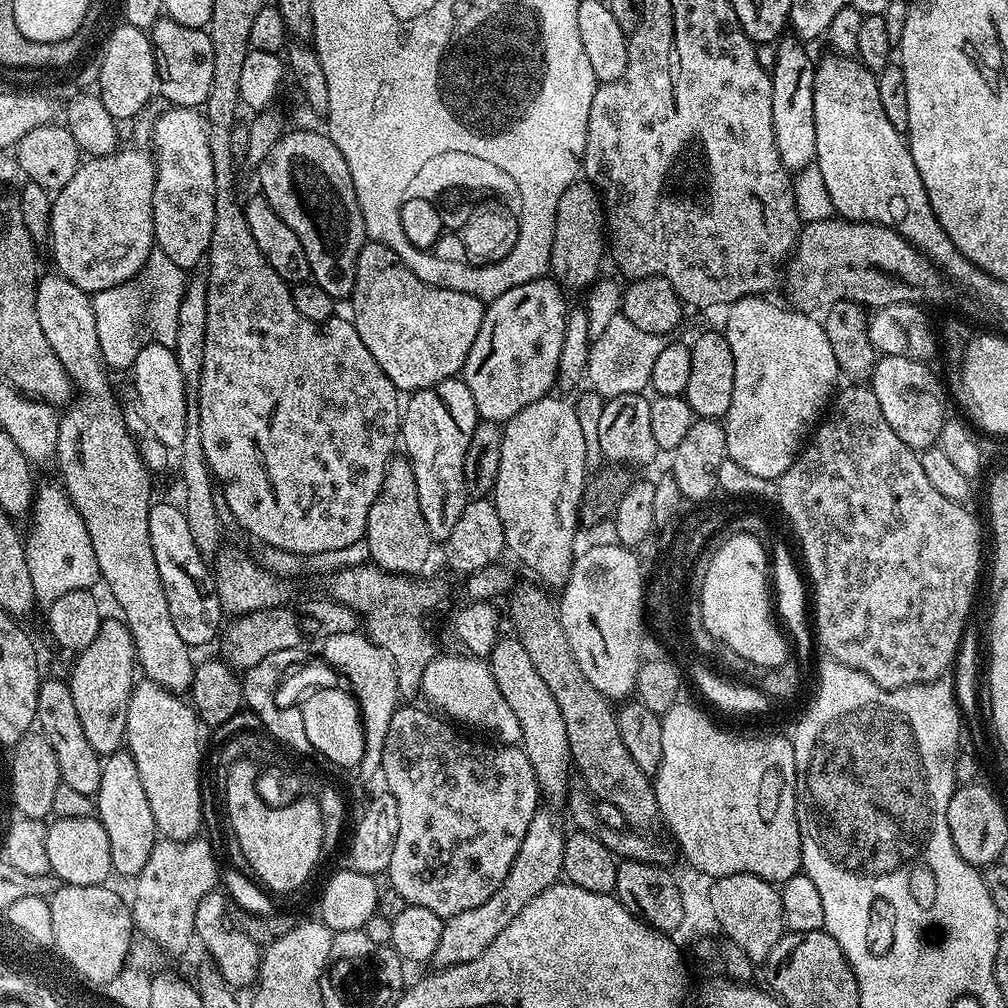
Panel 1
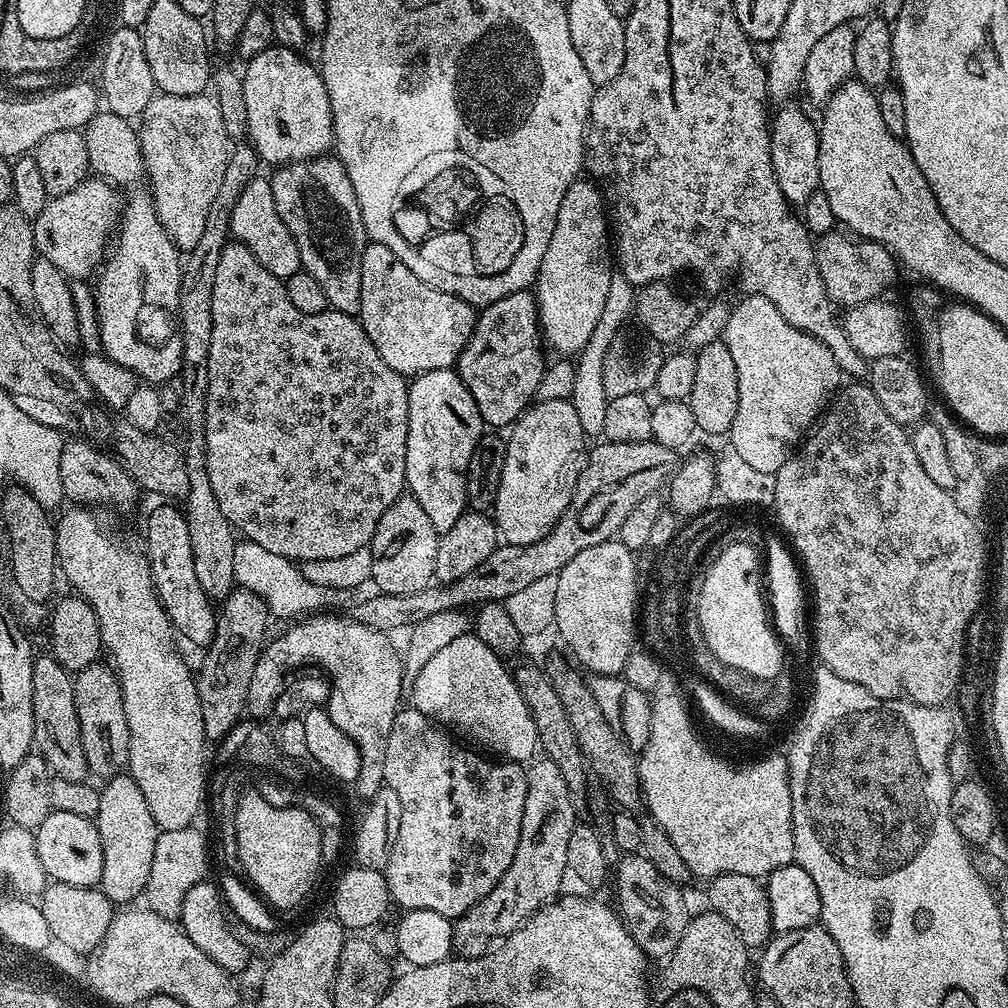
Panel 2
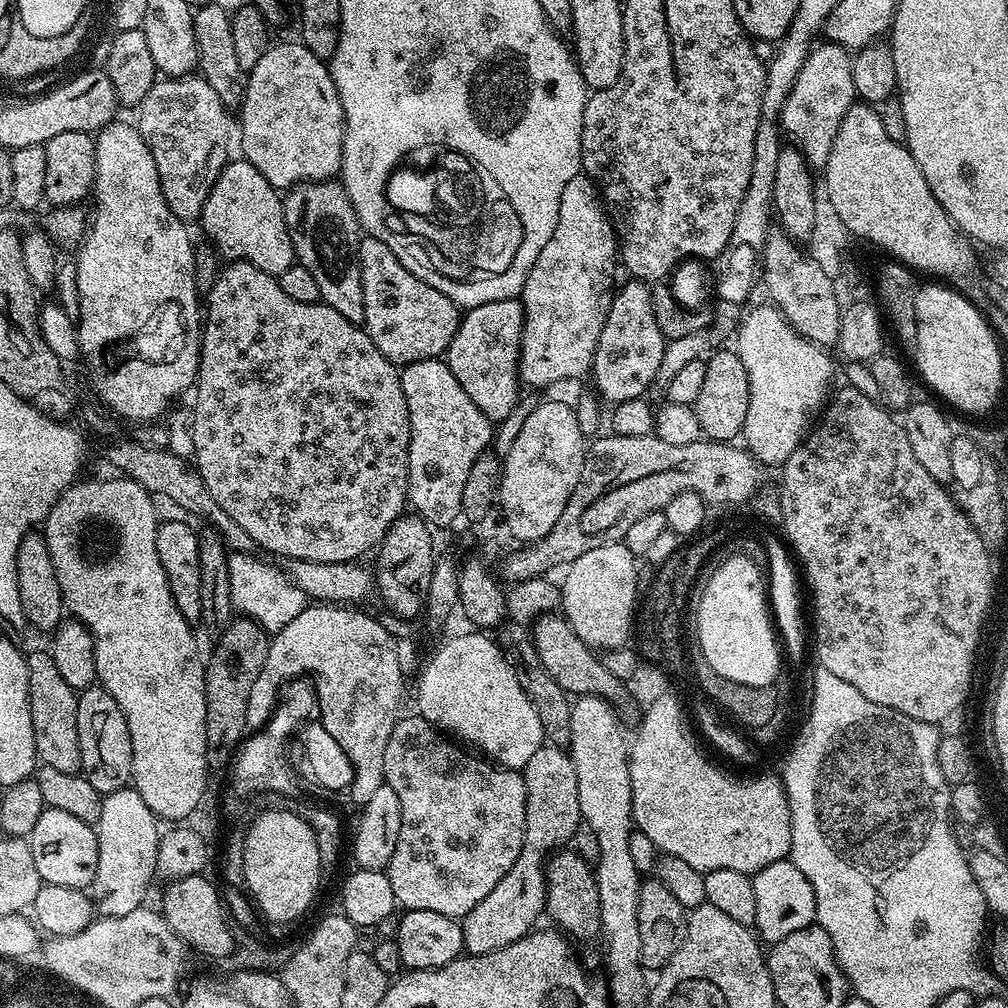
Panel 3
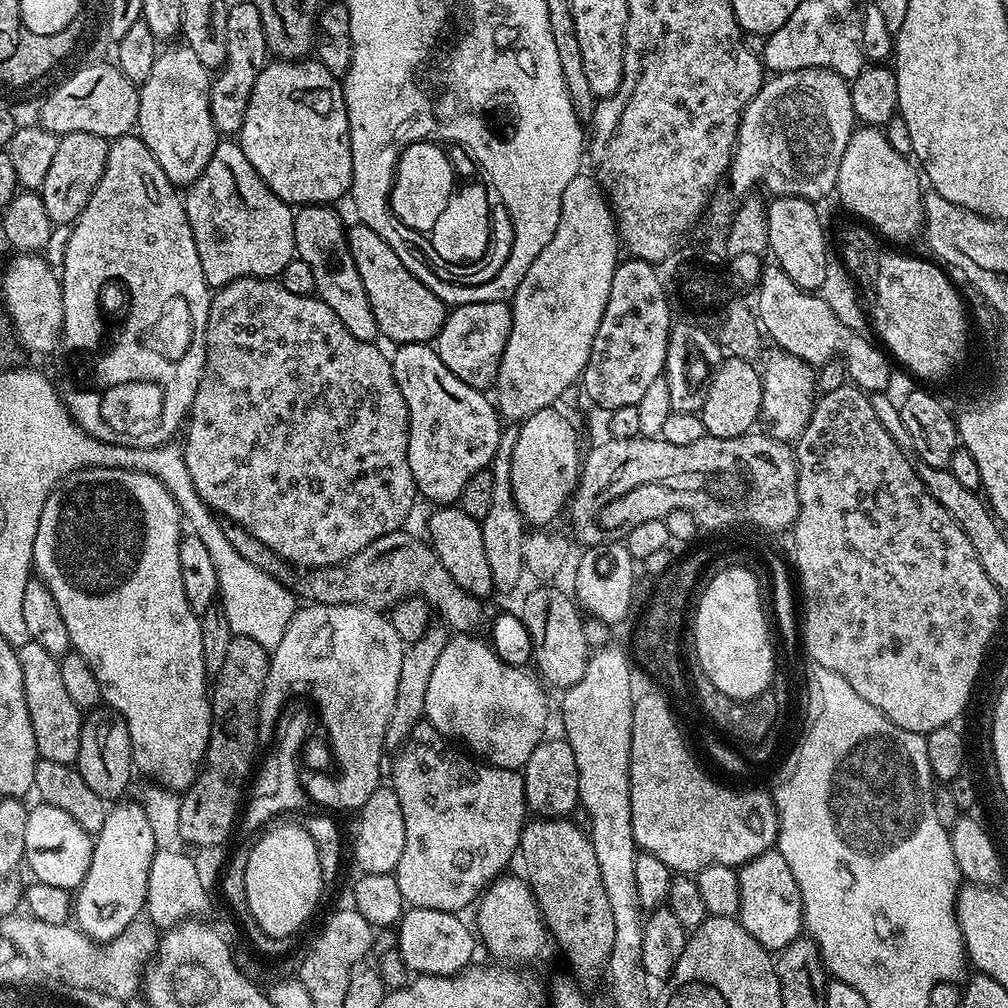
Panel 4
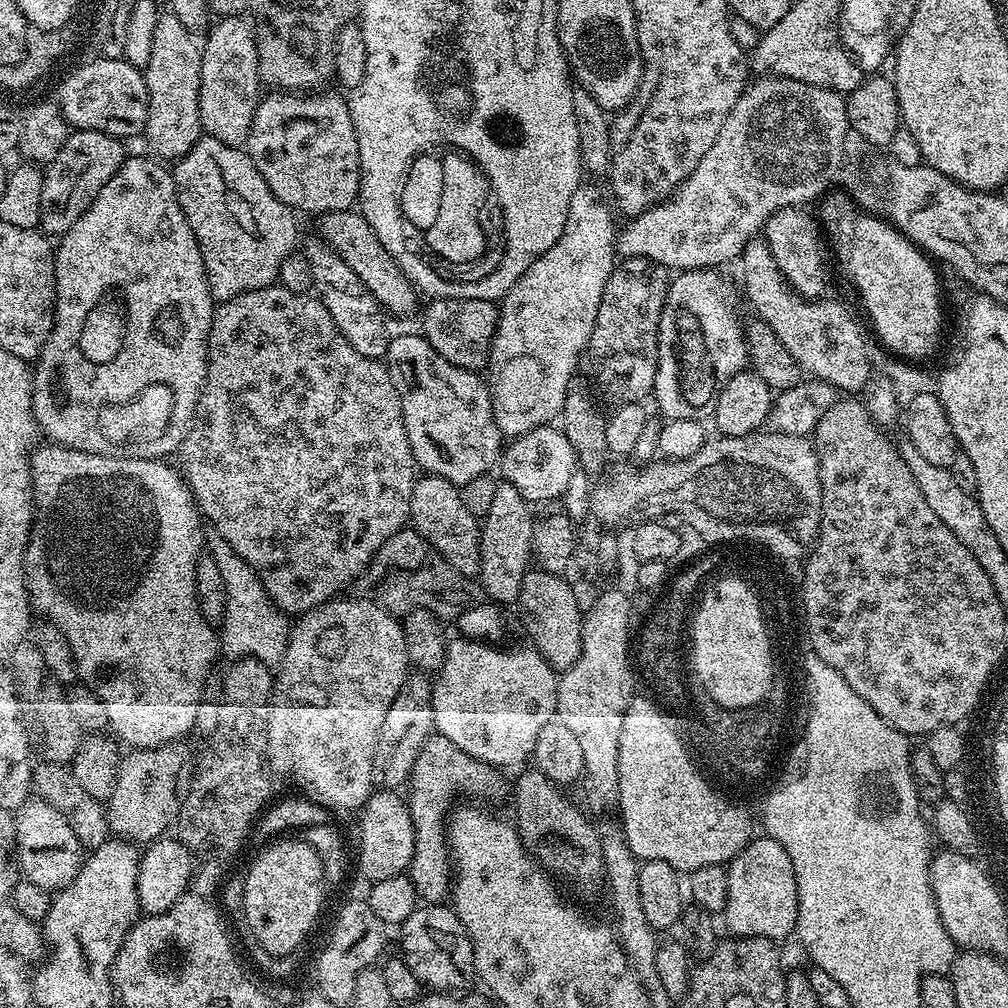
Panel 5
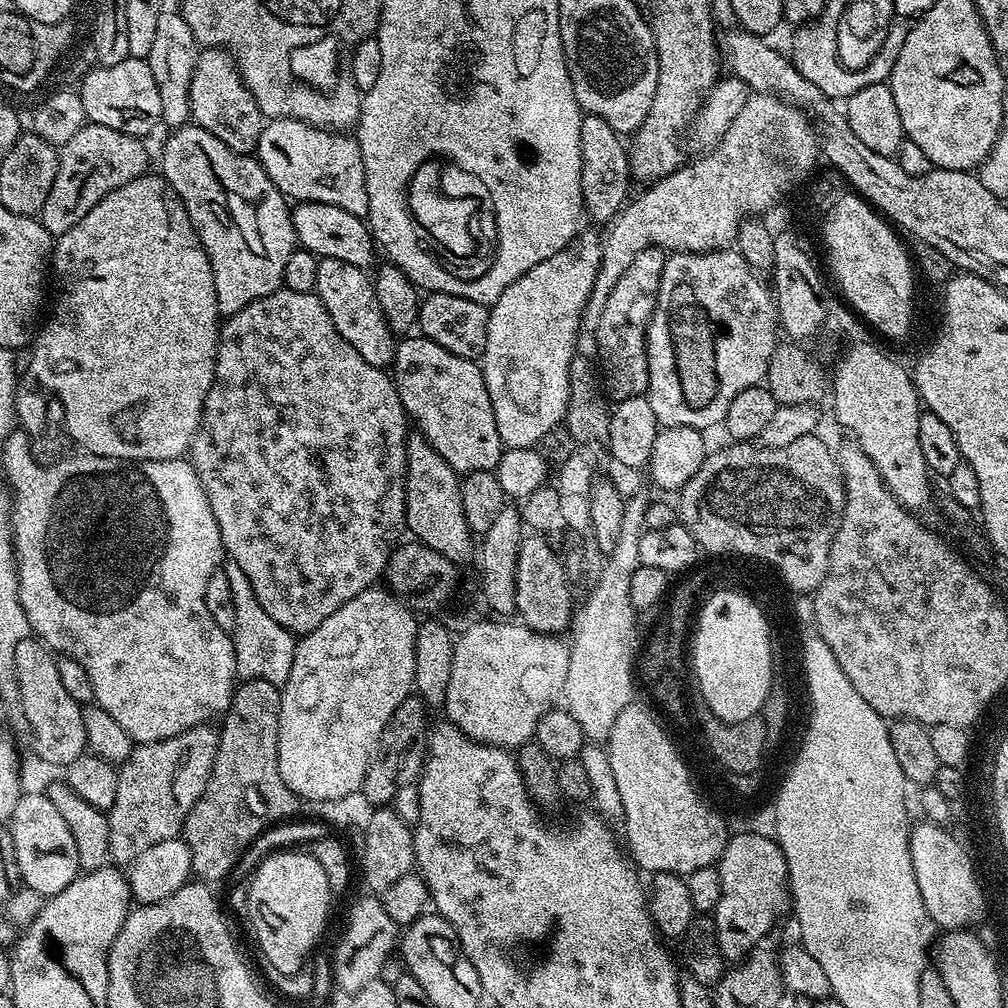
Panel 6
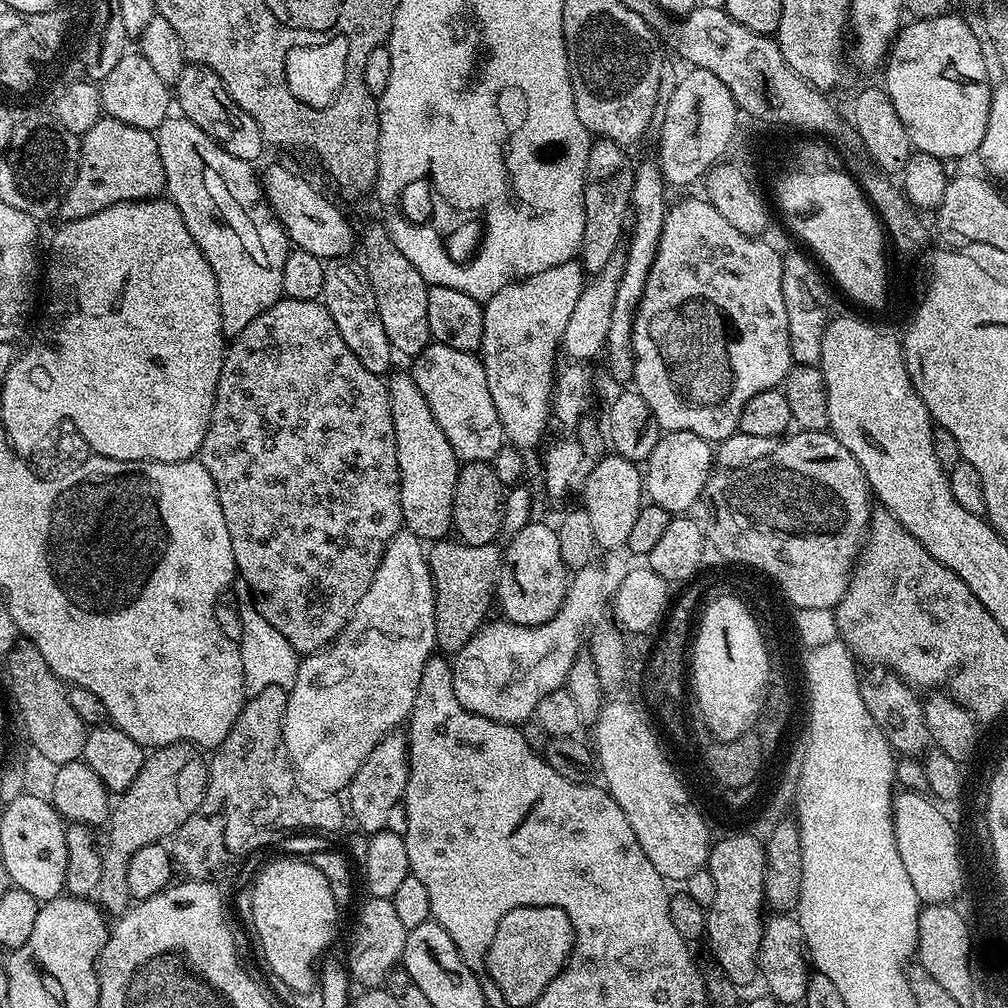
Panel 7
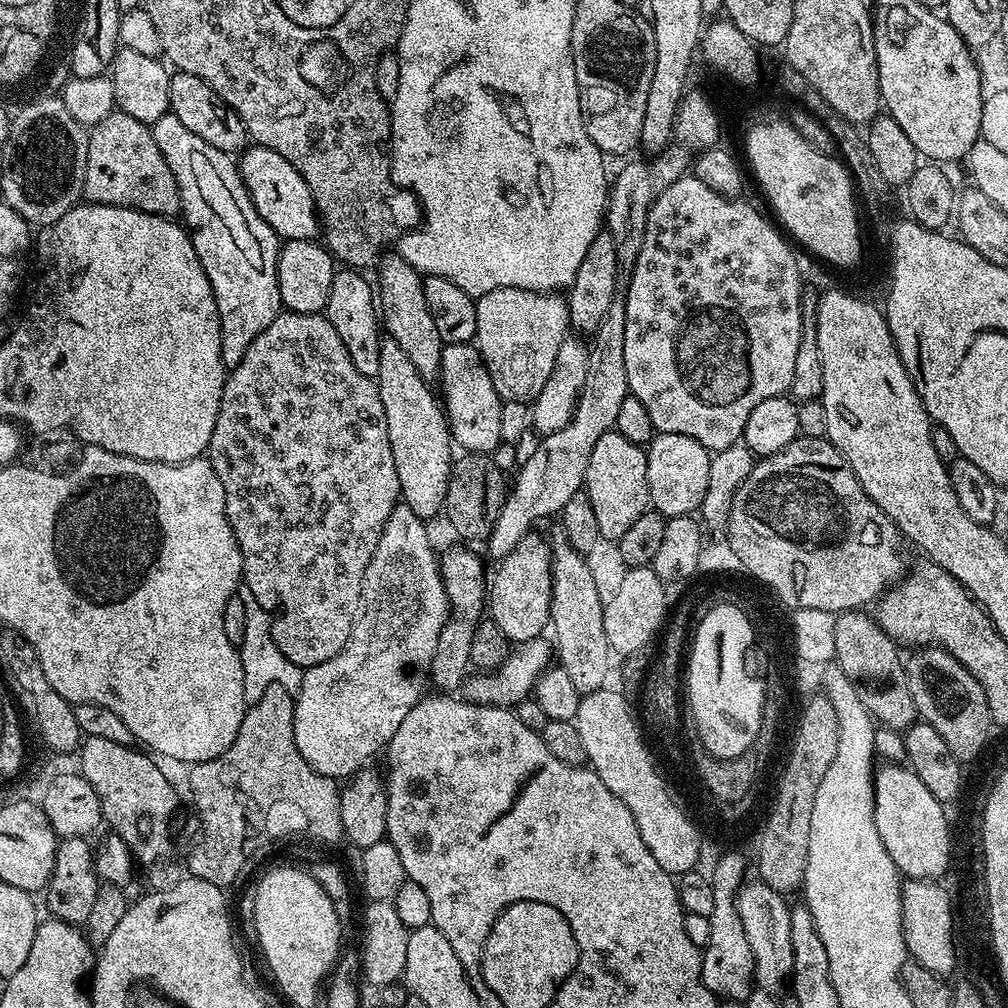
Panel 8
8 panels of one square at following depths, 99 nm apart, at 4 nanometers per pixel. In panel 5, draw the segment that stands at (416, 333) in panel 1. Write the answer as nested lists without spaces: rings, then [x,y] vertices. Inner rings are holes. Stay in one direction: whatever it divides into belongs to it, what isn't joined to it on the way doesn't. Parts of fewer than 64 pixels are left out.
[[[359,210],[326,212],[319,217],[319,220],[319,239],[329,244],[338,254],[338,258],[342,258],[342,262],[346,262],[346,266],[350,266],[350,270],[354,270],[354,274],[358,274],[358,278],[362,278],[362,286],[366,286],[366,290],[370,290],[370,294],[374,294],[374,298],[385,313],[391,314],[393,317],[395,317],[394,315],[408,316],[415,310],[416,296],[418,297],[416,285],[398,266],[398,262],[392,257],[390,250],[386,250],[386,246],[382,246],[382,242],[378,242],[378,234],[374,234],[370,222],[366,222],[366,218]]]

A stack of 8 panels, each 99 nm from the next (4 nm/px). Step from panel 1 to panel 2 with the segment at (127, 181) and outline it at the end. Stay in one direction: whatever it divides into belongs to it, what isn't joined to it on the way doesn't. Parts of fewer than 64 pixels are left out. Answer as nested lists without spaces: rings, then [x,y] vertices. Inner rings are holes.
[[[90,176],[66,194],[51,197],[40,215],[33,219],[36,249],[39,255],[62,270],[72,280],[84,280],[103,261],[107,240],[119,225],[122,200],[119,191],[109,181]]]

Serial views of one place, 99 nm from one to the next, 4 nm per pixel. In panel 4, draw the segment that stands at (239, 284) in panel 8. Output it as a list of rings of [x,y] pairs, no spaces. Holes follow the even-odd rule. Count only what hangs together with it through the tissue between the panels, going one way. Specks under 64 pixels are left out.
[[[224,138],[217,143],[214,154],[202,170],[202,174],[192,184],[187,185],[182,196],[186,218],[194,234],[194,246],[198,246],[198,262],[202,262],[202,274],[209,289],[215,290],[247,276],[279,277],[280,271],[296,256],[294,242],[294,208],[287,204],[250,166],[246,154],[242,154],[239,143],[232,138]]]

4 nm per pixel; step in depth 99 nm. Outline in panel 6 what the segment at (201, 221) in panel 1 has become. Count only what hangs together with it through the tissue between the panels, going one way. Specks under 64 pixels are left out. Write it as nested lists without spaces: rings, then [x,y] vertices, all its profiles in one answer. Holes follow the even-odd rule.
[[[166,10],[158,14],[158,34],[154,38],[154,47],[148,55],[150,74],[154,74],[154,82],[158,82],[158,94],[162,98],[161,121],[169,129],[175,130],[189,123],[190,110],[190,82],[196,65],[198,45],[190,26],[186,26],[179,11]]]

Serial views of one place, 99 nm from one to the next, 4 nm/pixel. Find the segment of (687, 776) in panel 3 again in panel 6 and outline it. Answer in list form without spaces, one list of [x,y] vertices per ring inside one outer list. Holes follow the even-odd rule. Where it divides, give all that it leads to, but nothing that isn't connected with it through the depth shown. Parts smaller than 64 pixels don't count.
[[[631,704],[625,706],[614,722],[612,732],[606,741],[610,767],[614,772],[615,785],[621,795],[624,819],[622,830],[628,835],[626,852],[634,861],[637,869],[648,874],[657,872],[675,872],[677,876],[687,877],[689,872],[713,867],[719,861],[728,844],[730,833],[720,828],[720,821],[697,801],[685,779],[684,768],[680,760],[673,755],[668,740],[661,735],[660,729],[641,707]]]

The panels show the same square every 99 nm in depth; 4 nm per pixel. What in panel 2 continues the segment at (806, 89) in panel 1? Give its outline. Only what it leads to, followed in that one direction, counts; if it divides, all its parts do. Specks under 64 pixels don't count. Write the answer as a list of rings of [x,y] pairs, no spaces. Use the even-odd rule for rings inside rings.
[[[784,102],[775,109],[770,122],[770,154],[774,174],[782,194],[793,206],[802,206],[820,188],[820,133],[817,125],[804,113],[805,105]]]

